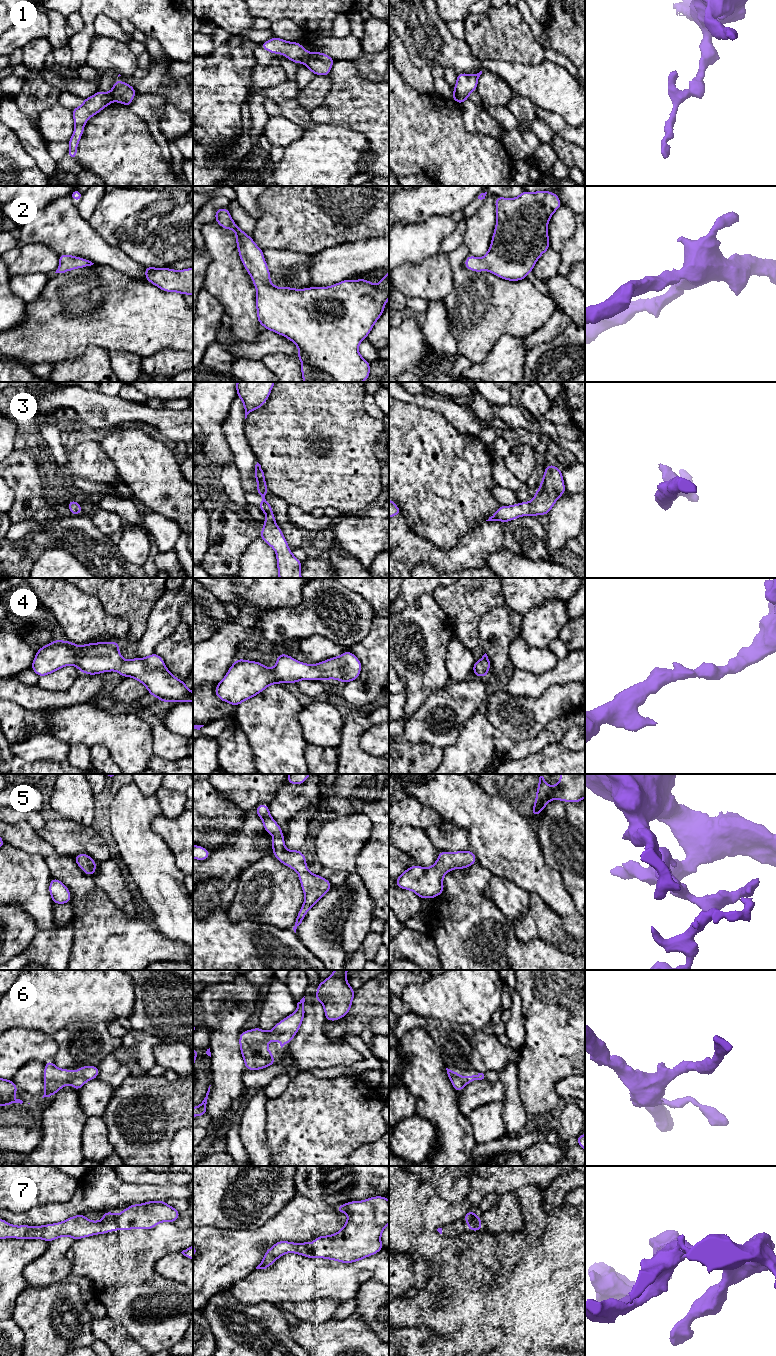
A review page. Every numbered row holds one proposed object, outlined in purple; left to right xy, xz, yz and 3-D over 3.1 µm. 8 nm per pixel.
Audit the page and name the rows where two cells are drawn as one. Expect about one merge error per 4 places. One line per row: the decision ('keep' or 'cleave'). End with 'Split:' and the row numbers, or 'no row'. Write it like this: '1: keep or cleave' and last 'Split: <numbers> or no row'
1: cleave
2: keep
3: keep
4: keep
5: keep
6: keep
7: keep
Split: 1

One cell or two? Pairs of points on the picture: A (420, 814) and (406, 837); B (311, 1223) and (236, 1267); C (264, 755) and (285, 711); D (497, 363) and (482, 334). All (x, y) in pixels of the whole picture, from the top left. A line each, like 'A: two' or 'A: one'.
A: two
B: one
C: one
D: two

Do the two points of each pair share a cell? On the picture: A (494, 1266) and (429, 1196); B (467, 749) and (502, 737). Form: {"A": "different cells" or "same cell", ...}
{"A": "different cells", "B": "different cells"}

